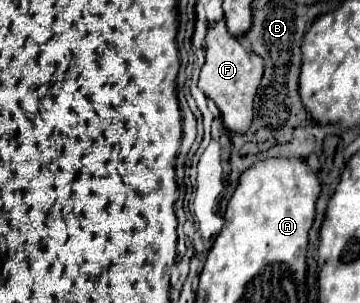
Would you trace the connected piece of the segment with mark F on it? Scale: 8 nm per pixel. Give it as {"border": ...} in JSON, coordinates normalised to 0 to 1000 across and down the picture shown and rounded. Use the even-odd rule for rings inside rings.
{"border":[[[611,69],[578,96],[572,116],[572,208],[556,234],[550,287],[600,340],[611,360],[611,393],[628,432],[639,439],[683,439],[706,399],[706,320],[722,287],[722,261],[733,248],[728,195],[711,175],[689,175],[656,122],[644,122],[628,96],[628,76]]]}

